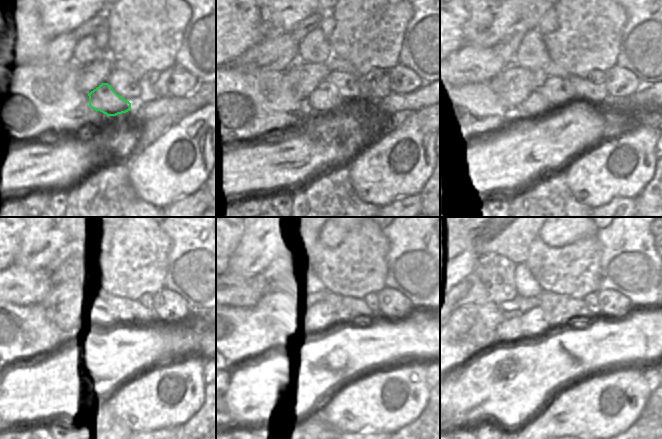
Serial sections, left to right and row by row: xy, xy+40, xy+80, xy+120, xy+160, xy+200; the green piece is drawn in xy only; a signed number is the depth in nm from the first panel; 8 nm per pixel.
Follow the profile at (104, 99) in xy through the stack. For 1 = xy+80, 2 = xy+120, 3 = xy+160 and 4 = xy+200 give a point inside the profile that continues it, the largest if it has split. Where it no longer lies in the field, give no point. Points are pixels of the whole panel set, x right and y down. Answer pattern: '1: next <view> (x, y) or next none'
1: next xy+80 (542, 100)
2: next xy+120 (94, 322)
3: next xy+160 (312, 323)
4: next xy+200 (516, 325)

